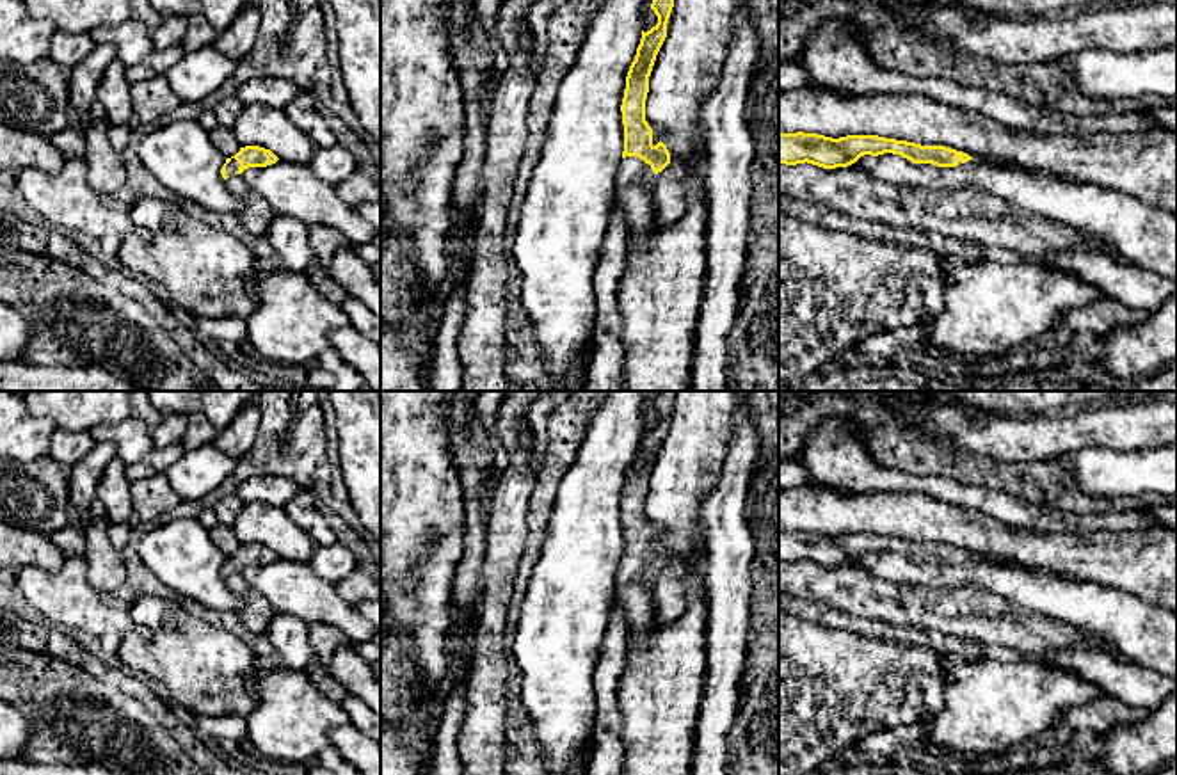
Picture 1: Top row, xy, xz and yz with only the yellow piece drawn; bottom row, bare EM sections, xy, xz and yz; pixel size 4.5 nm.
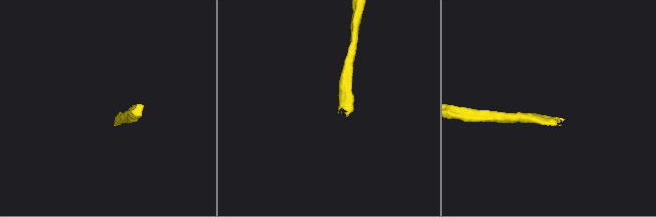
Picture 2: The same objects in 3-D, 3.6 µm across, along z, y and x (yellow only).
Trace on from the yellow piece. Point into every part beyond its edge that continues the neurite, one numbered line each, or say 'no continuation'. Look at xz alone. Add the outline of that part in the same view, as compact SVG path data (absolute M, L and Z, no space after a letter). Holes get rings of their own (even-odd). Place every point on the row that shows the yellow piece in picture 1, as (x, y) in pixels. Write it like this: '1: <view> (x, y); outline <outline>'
1: xz (630, 192); outline M638 156L622 158L613 196L624 208L628 242L642 238L653 224L653 201L644 190L644 180L653 174L649 164Z

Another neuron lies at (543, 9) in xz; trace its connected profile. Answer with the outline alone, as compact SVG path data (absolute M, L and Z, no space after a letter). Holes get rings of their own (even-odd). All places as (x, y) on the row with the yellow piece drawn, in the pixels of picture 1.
M539 0L530 11L530 28L533 32L532 48L535 57L532 66L533 78L539 76L540 62L548 46L548 21L553 14L556 14L562 2L564 0Z

